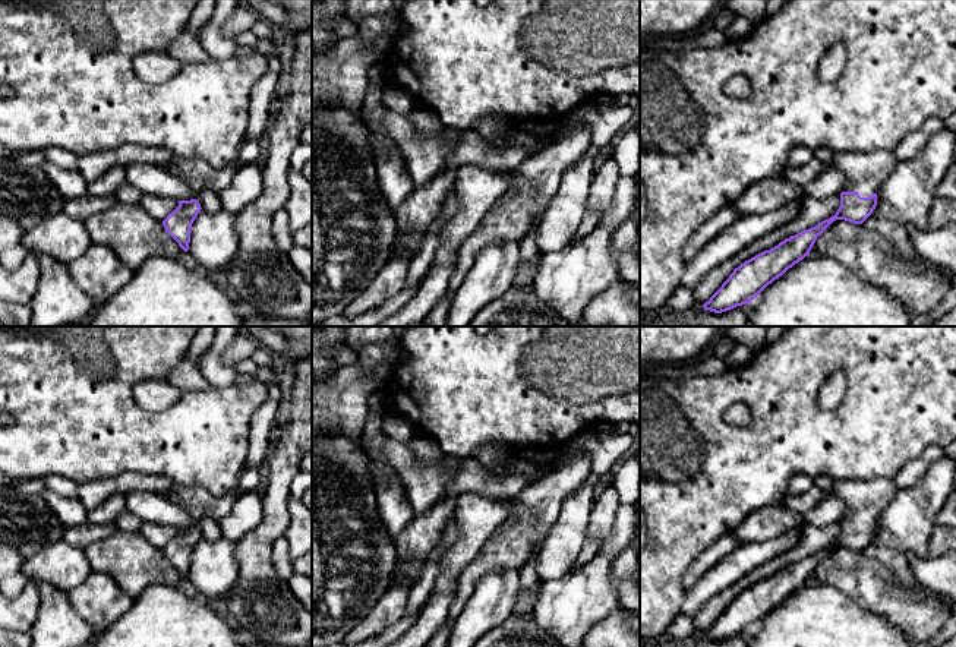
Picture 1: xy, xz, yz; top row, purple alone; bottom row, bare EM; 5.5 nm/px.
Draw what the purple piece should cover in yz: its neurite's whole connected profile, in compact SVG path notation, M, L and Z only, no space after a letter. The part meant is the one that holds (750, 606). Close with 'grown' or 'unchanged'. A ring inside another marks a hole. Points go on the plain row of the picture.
M884 477L836 480L830 493L840 498L846 505L836 542L741 591L703 635L722 641L750 631L769 612L808 584L817 565L833 549L845 547L862 552L875 537L877 521L899 490L893 480Z; grown

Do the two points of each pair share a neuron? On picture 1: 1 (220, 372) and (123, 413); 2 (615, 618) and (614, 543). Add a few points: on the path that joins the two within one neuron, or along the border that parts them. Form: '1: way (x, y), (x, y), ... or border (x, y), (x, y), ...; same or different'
1: border (234, 382), (226, 387), (213, 387); different
2: border (620, 606), (587, 631); different

